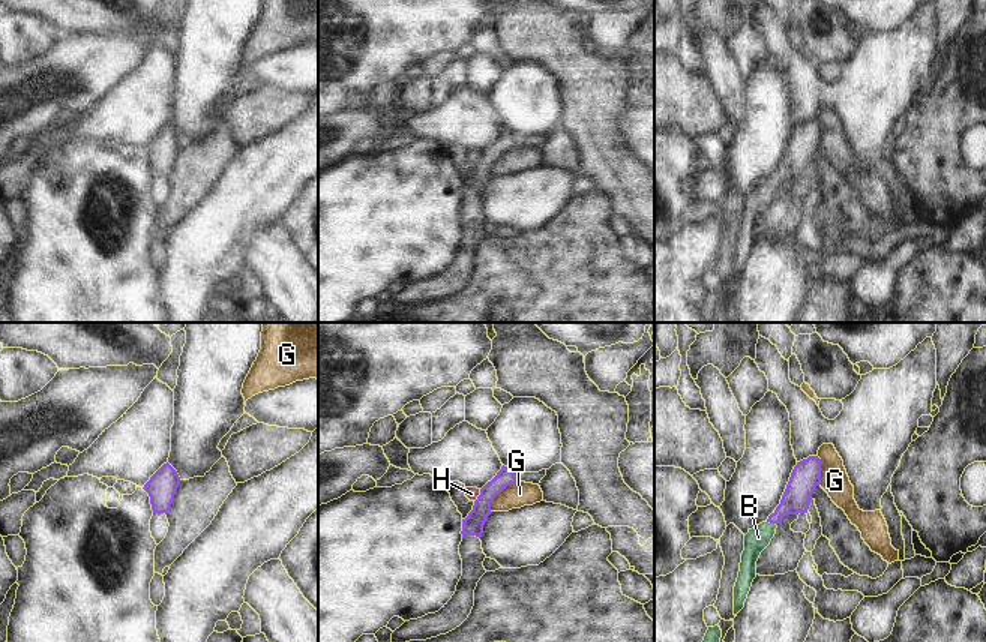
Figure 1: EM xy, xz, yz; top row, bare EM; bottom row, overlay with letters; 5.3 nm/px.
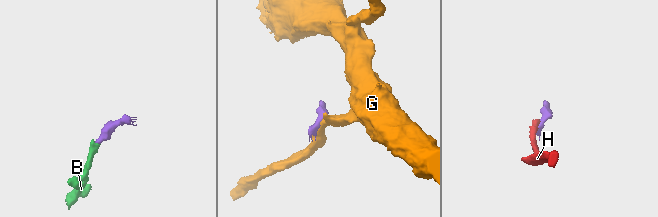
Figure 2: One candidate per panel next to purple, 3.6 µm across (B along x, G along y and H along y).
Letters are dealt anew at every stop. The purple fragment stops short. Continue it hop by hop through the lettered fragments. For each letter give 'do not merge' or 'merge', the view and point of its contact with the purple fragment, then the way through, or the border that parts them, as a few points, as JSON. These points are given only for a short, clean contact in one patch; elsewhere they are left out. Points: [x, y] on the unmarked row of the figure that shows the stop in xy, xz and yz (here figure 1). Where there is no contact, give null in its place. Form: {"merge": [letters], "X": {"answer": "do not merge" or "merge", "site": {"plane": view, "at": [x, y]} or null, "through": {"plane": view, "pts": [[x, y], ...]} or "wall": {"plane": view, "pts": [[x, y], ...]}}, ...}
{"merge": ["B"], "B": {"answer": "merge", "site": {"plane": "yz", "at": [772, 186]}, "through": {"plane": "yz", "pts": [[797, 159], [772, 186], [758, 201]]}}, "G": {"answer": "do not merge", "site": {"plane": "xz", "at": [499, 156]}, "wall": {"plane": "xz", "pts": [[518, 143], [492, 164], [491, 176]]}}, "H": {"answer": "do not merge", "site": {"plane": "xz", "at": [479, 159]}, "wall": {"plane": "xz", "pts": [[480, 153], [474, 165]]}}}

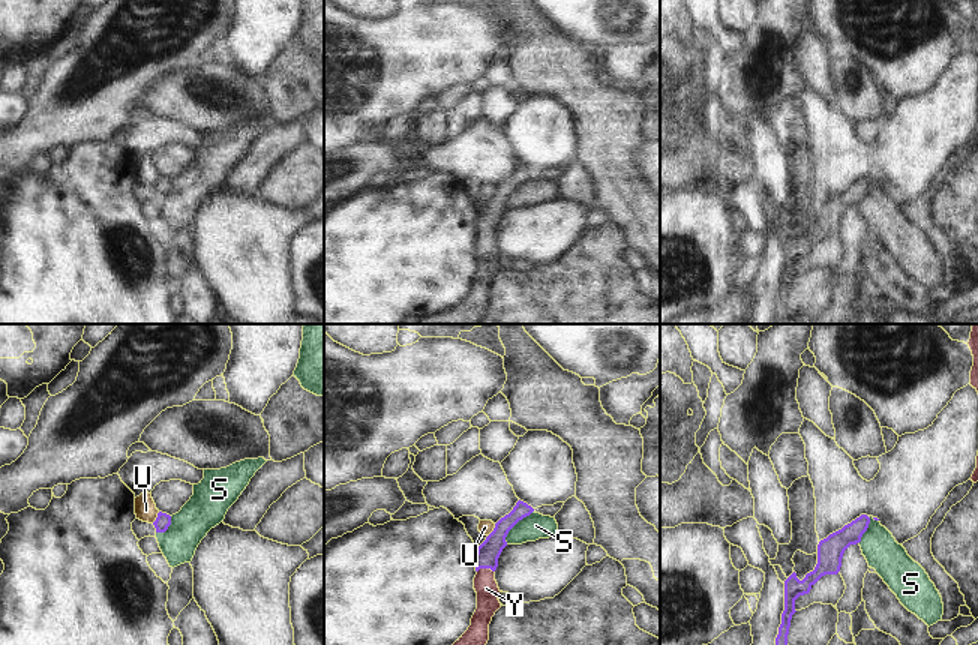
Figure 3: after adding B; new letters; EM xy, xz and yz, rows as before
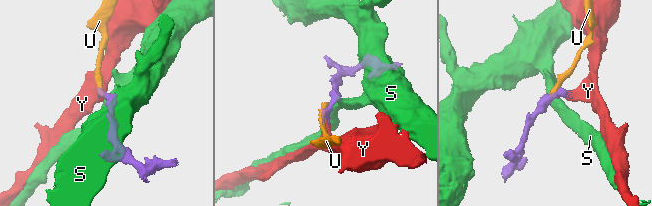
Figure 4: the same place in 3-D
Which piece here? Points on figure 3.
{"merge": ["Y"], "S": {"answer": "do not merge", "site": {"plane": "xz", "at": [515, 188]}, "wall": {"plane": "xz", "pts": [[533, 174], [509, 195], [506, 207]]}}, "U": {"answer": "do not merge", "site": {"plane": "xz", "at": [494, 194]}, "wall": {"plane": "xz", "pts": [[495, 188], [488, 200]]}}, "Y": {"answer": "merge", "site": {"plane": "xz", "at": [485, 231]}, "through": {"plane": "xz", "pts": [[488, 216], [485, 231], [485, 248]]}}}

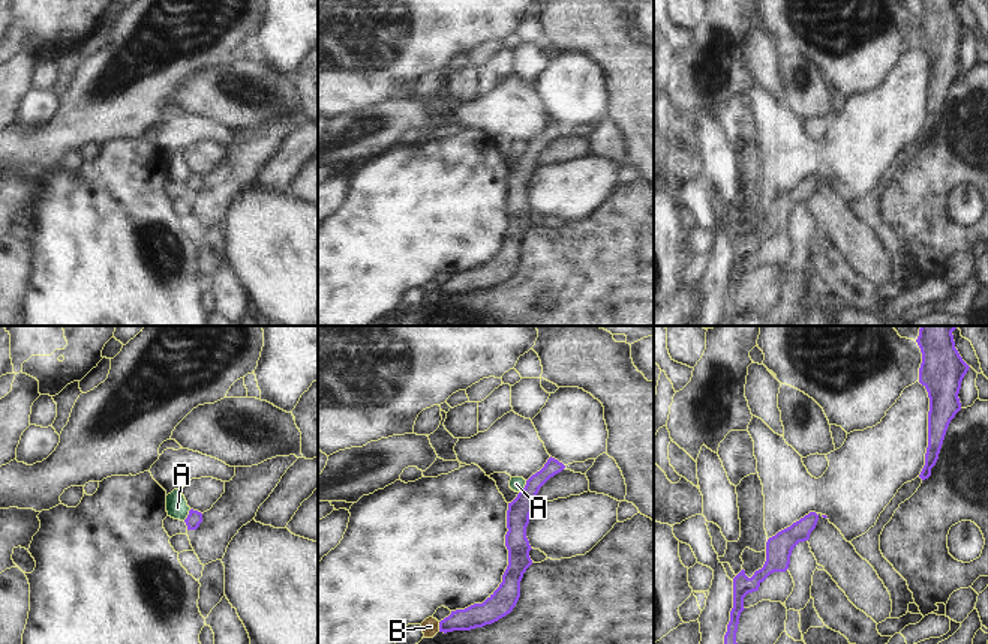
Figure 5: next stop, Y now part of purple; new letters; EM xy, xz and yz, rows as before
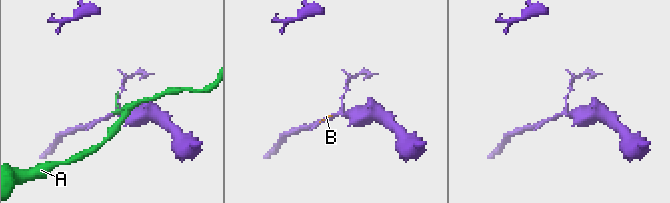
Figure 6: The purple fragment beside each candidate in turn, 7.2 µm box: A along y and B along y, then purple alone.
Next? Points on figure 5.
{"merge": [], "A": {"answer": "do not merge", "site": {"plane": "xz", "at": [525, 150]}}, "B": {"answer": "do not merge", "site": {"plane": "xz", "at": [440, 290]}, "wall": {"plane": "xz", "pts": [[438, 285], [440, 294]]}}}

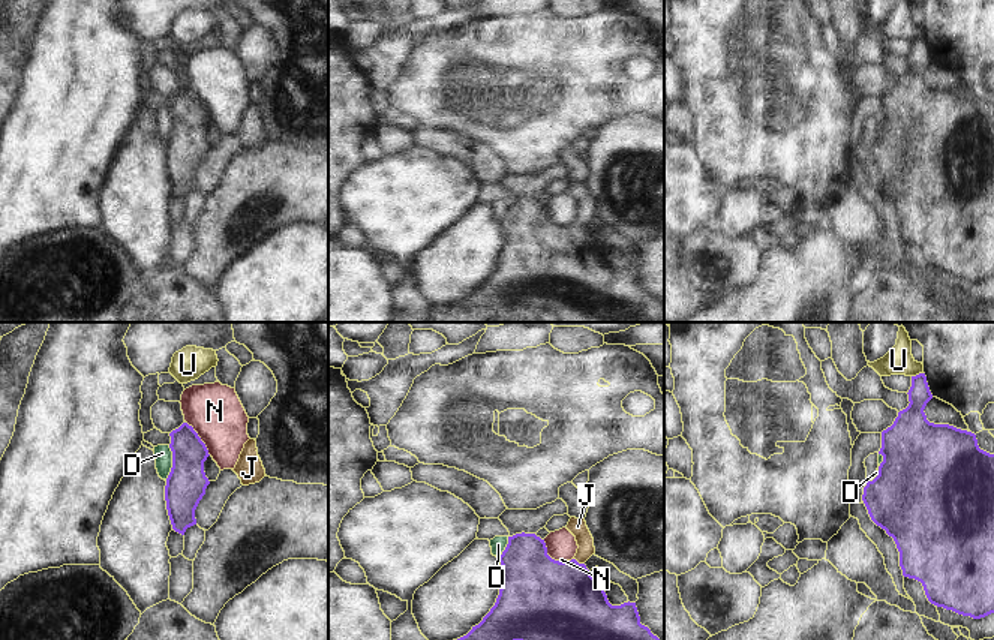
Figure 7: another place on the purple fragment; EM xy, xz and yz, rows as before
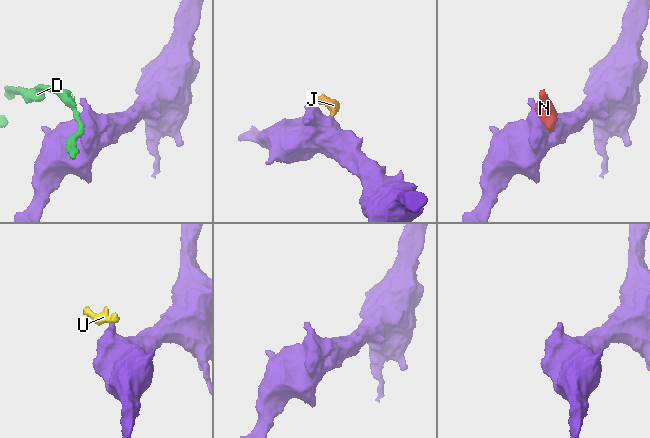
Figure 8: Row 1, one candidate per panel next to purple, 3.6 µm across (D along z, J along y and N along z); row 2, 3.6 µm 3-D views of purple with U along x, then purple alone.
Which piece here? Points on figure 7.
{"merge": ["J"], "D": {"answer": "do not merge", "site": {"plane": "xy", "at": [173, 128]}, "wall": {"plane": "xy", "pts": [[170, 110], [171, 135], [165, 144]]}}, "J": {"answer": "merge", "site": {"plane": "xz", "at": [577, 227]}, "through": {"plane": "xz", "pts": [[558, 269], [567, 257], [577, 227], [583, 218], [577, 191]]}}, "N": {"answer": "do not merge", "site": {"plane": "xz", "at": [553, 224]}}, "U": {"answer": "do not merge", "site": {"plane": "yz", "at": [916, 39]}, "wall": {"plane": "yz", "pts": [[922, 36], [912, 41]]}}}

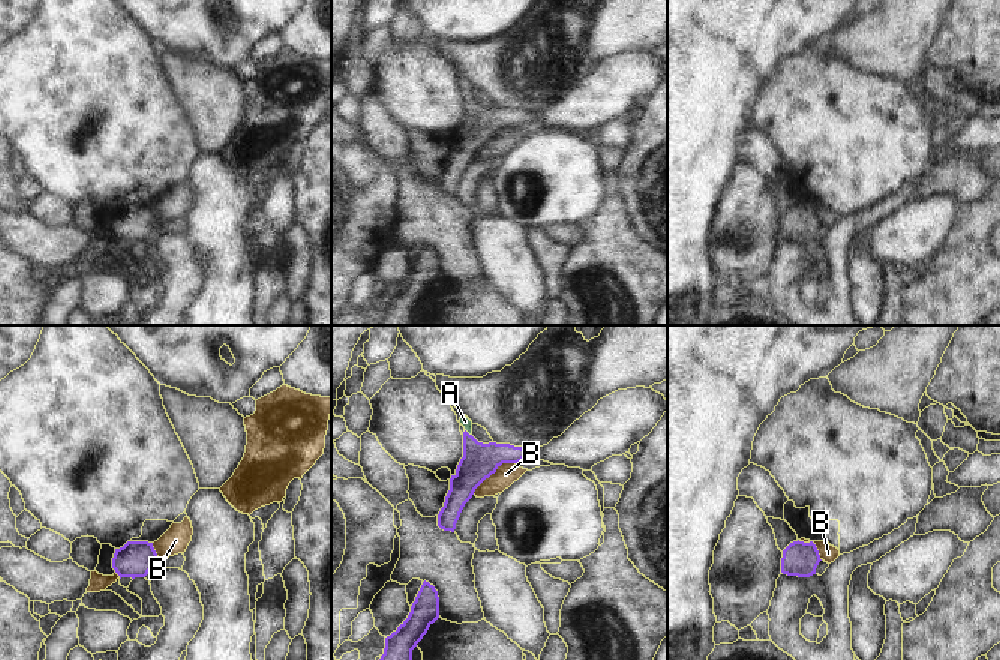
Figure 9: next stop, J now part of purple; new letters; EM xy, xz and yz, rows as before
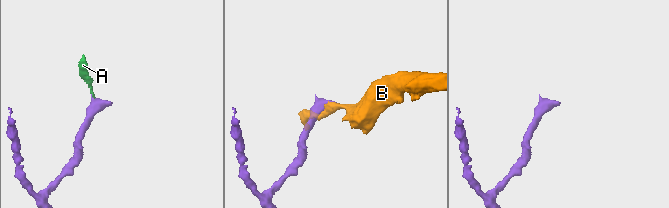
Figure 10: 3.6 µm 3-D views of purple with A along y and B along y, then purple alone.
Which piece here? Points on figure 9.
{"merge": ["A"], "A": {"answer": "merge", "site": {"plane": "xz", "at": [467, 96]}, "through": {"plane": "xz", "pts": [[480, 125], [471, 111], [467, 96], [465, 86]]}}, "B": {"answer": "do not merge", "site": {"plane": "xz", "at": [494, 137]}, "wall": {"plane": "xz", "pts": [[516, 128], [502, 128], [473, 158]]}}}

